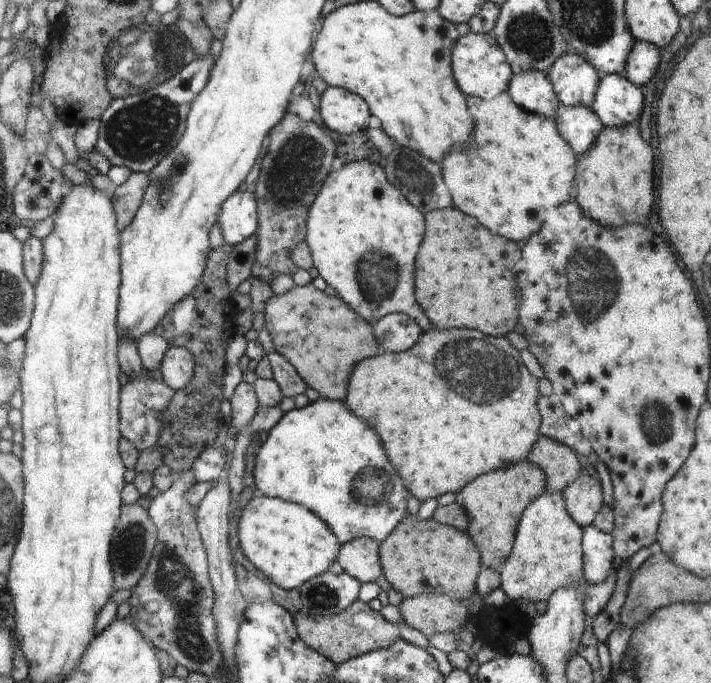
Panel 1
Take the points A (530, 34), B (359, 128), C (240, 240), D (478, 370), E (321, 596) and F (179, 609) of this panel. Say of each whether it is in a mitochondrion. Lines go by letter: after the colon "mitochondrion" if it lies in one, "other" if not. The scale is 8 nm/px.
A: mitochondrion
B: other
C: other
D: mitochondrion
E: mitochondrion
F: mitochondrion

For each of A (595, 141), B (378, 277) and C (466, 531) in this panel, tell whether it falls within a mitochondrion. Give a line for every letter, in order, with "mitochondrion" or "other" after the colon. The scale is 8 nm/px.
A: other
B: mitochondrion
C: other

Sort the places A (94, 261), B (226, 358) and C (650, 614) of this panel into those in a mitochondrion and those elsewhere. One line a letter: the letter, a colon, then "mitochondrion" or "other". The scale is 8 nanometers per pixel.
A: other
B: other
C: other

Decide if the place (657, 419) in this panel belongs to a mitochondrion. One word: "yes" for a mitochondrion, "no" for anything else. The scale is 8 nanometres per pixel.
yes

